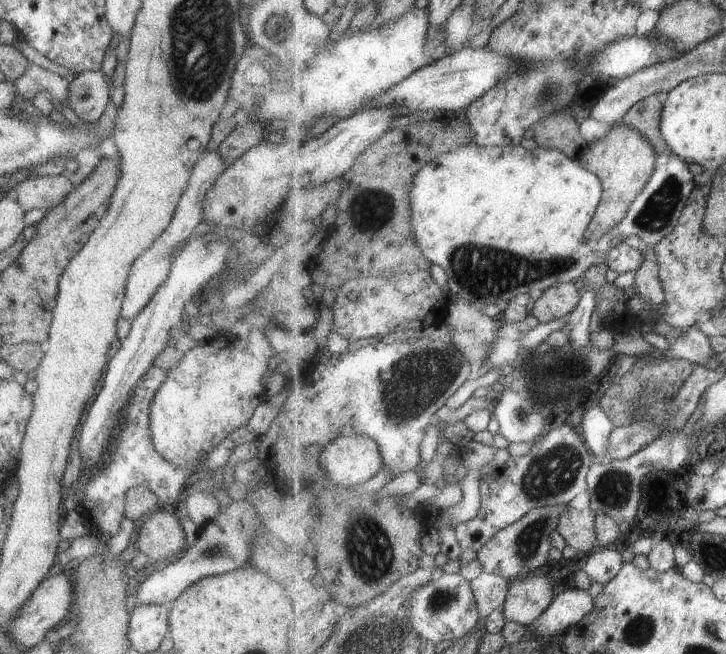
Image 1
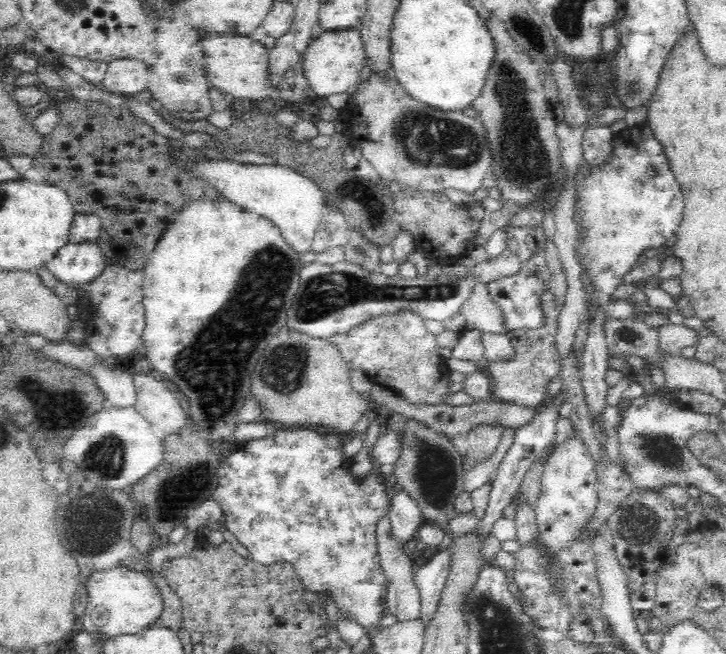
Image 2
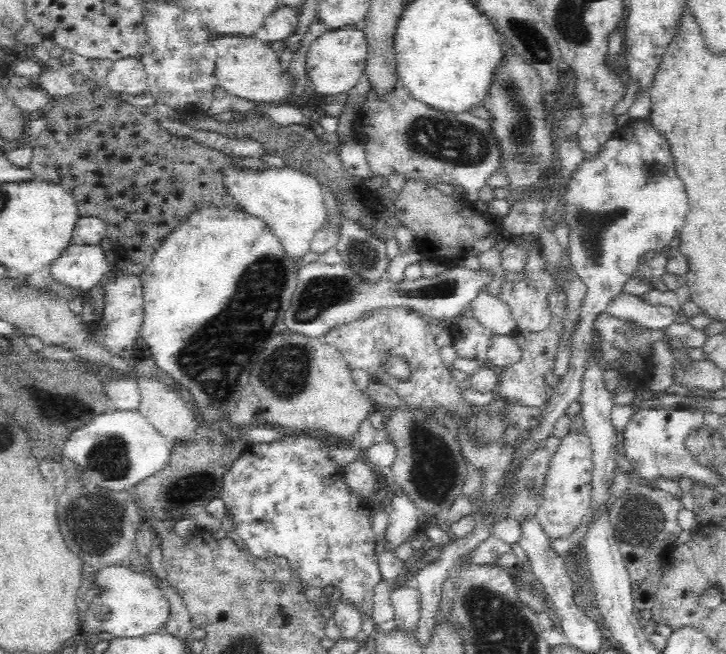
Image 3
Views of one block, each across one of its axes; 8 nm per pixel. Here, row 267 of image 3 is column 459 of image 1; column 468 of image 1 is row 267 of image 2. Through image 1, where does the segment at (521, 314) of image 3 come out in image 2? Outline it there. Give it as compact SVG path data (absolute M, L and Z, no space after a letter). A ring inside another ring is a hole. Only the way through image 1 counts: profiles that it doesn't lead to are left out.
M508 225L503 230L506 232L506 246L518 254L522 267L516 276L499 276L497 281L490 282L490 296L506 315L508 333L524 328L538 330L546 326L546 311L541 308L542 294L549 290L551 278L545 258L544 230L542 225L534 228Z

